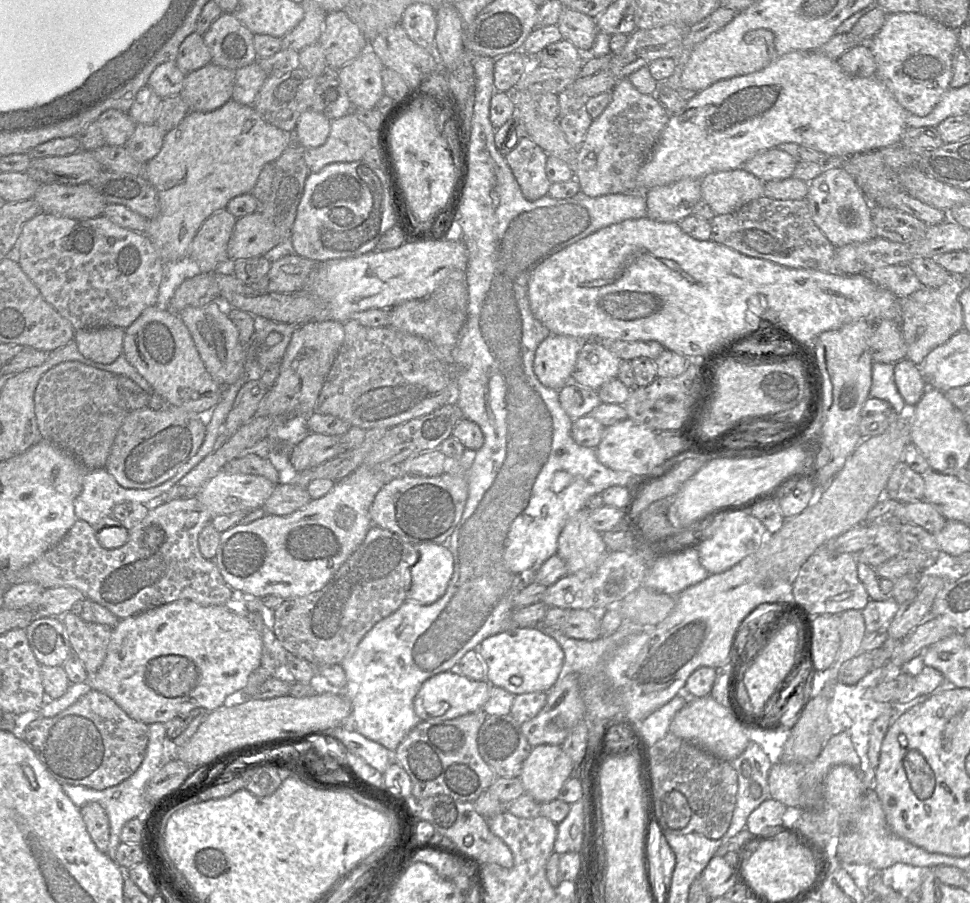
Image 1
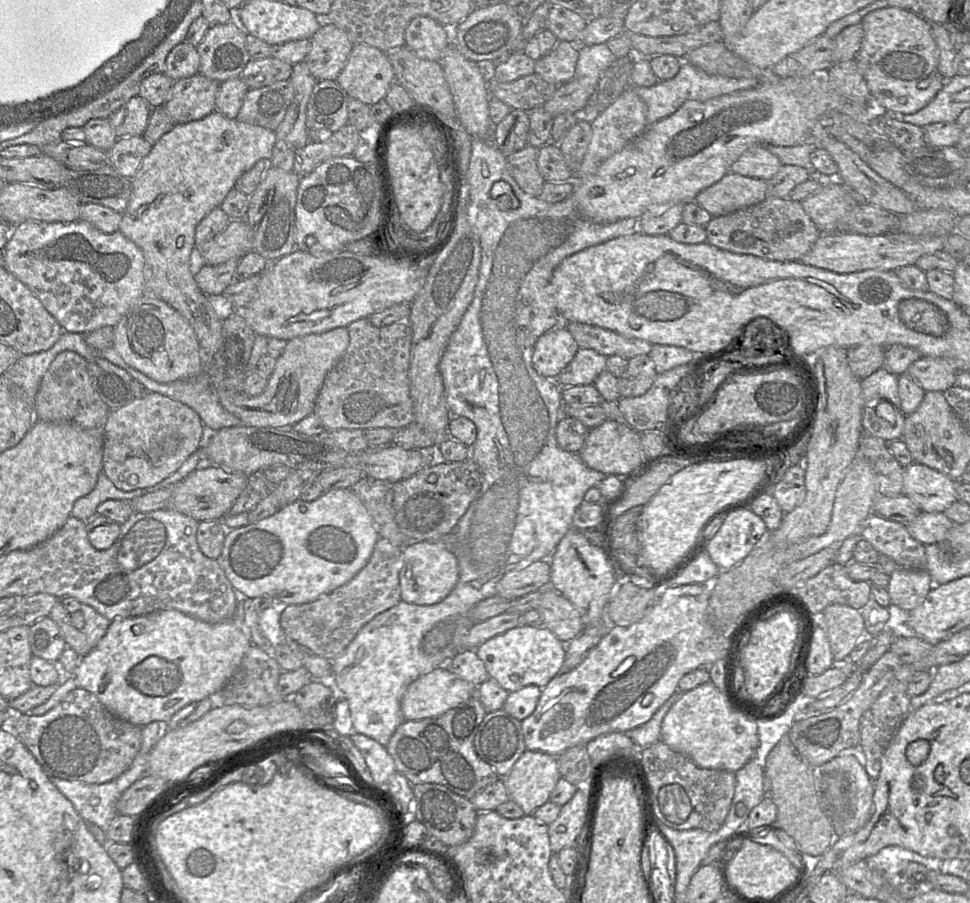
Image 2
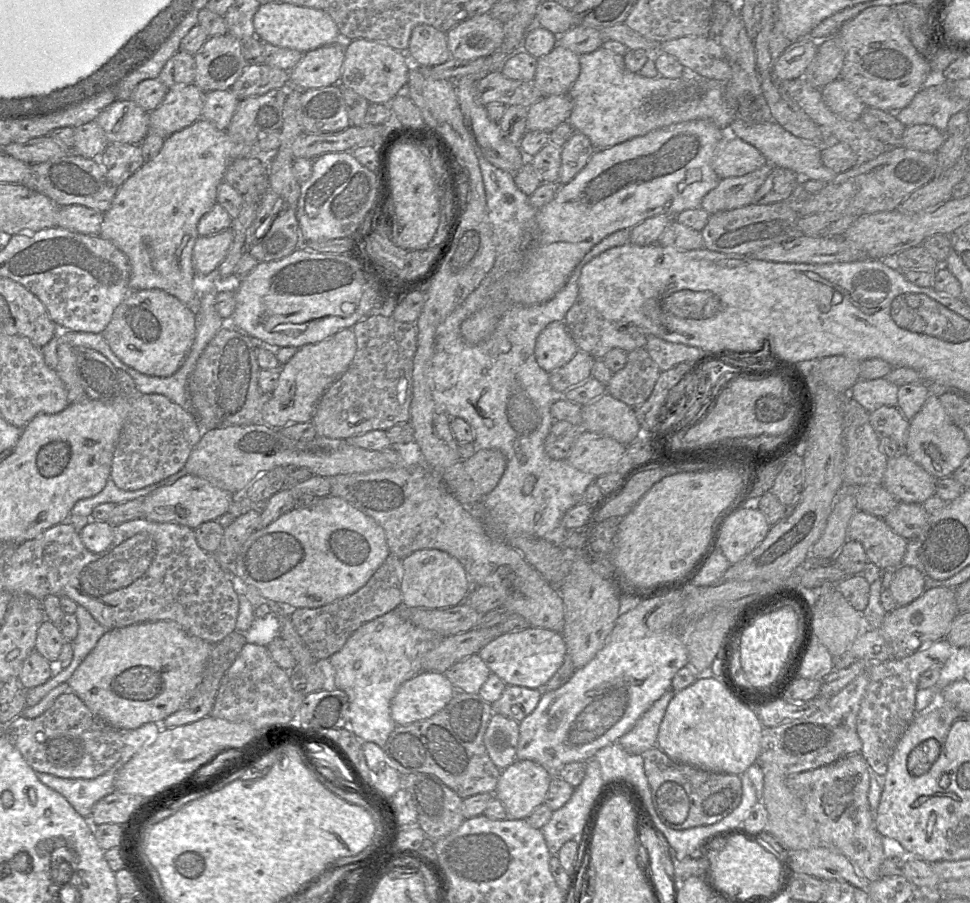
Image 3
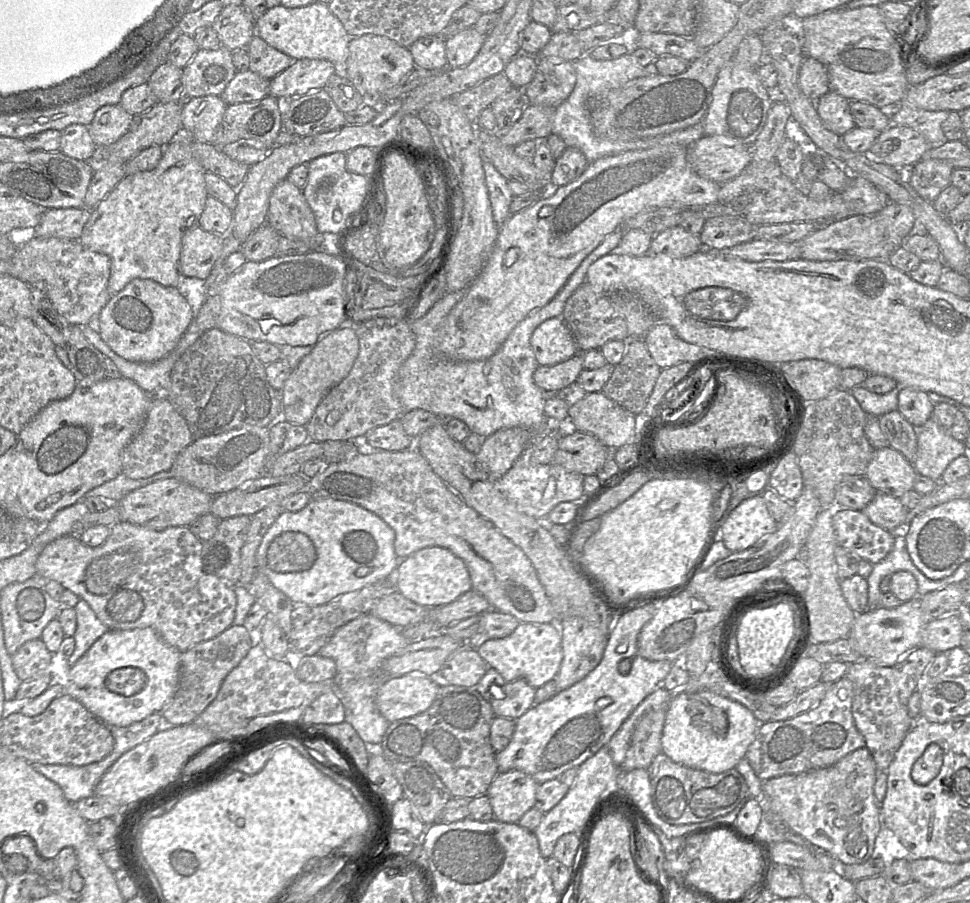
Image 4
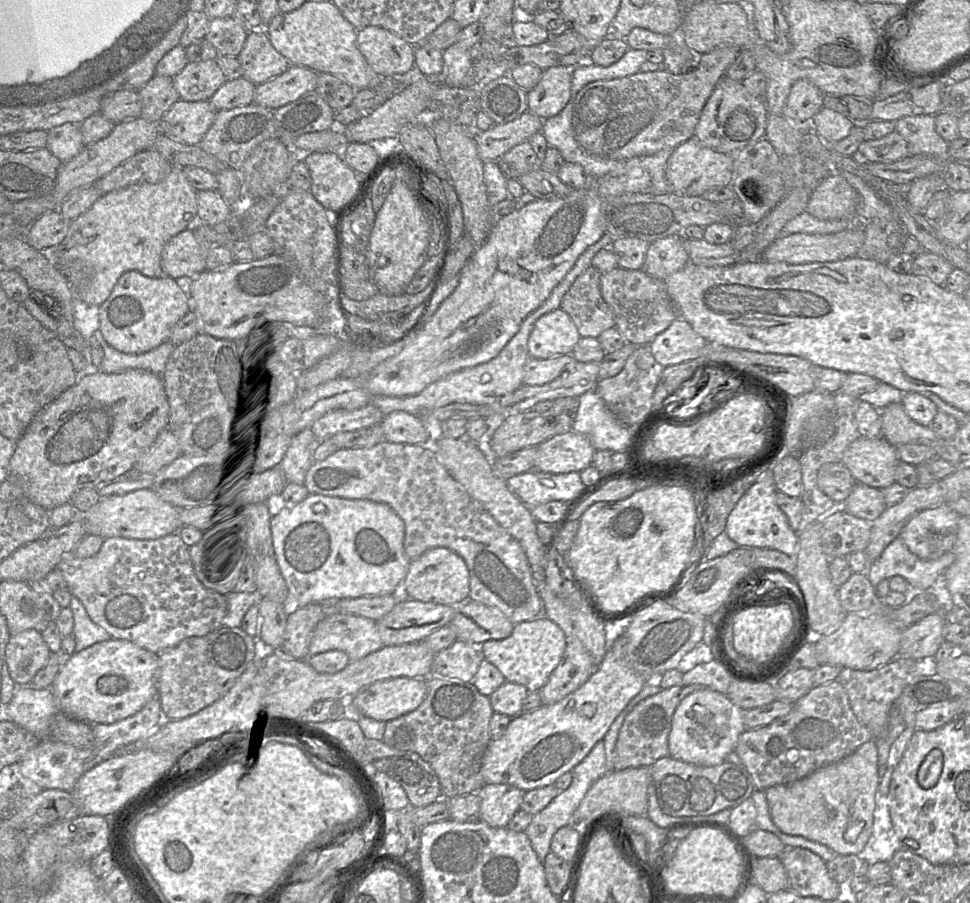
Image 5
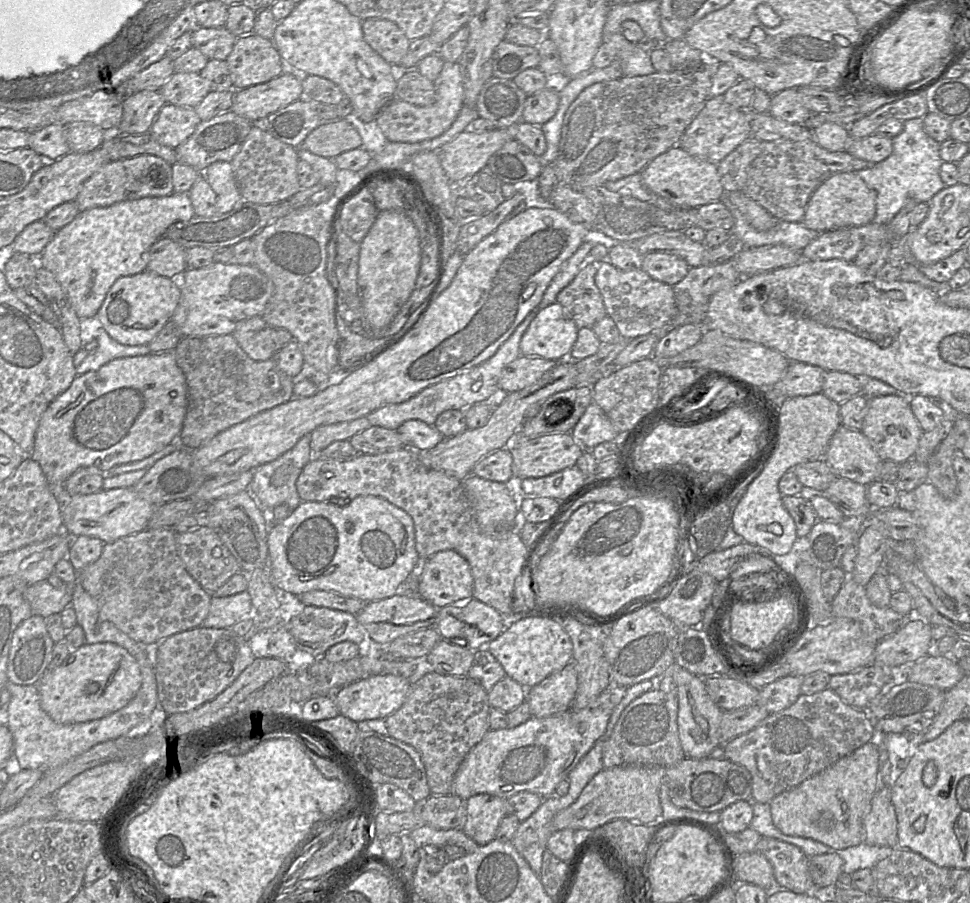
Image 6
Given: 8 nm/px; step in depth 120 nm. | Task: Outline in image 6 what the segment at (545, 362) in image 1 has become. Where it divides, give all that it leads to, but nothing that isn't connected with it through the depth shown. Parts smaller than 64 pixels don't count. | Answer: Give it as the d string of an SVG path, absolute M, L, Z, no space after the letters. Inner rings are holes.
M557 301L540 310L520 341L520 353L553 361L566 360L577 340L575 321Z

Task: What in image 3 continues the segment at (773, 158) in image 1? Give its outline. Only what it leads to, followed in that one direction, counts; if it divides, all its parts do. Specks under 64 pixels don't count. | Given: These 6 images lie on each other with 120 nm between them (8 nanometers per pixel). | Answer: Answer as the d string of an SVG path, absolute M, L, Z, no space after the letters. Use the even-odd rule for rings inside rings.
M726 135L713 159L713 168L720 179L739 177L767 164L764 155L737 136Z

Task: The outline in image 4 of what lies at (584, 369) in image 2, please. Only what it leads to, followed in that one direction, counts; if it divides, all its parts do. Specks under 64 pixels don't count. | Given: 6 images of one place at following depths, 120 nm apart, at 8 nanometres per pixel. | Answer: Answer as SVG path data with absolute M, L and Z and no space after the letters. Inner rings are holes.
M578 352L570 359L556 365L539 365L533 378L536 385L547 395L555 395L561 389L576 382L583 369L582 356Z

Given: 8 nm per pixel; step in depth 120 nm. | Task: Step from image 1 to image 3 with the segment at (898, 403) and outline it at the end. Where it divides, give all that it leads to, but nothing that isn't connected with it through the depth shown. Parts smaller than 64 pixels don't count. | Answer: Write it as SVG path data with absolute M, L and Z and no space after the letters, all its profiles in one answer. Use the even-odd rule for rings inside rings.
M886 378L857 380L851 387L849 396L870 413L883 405L897 406L898 388Z

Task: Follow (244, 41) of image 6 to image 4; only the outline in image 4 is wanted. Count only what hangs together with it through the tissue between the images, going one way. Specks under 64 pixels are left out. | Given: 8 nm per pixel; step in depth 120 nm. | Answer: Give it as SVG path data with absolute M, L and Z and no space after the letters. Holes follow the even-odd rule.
M256 34L246 49L250 58L249 70L268 80L286 70L294 62L292 57L271 47Z

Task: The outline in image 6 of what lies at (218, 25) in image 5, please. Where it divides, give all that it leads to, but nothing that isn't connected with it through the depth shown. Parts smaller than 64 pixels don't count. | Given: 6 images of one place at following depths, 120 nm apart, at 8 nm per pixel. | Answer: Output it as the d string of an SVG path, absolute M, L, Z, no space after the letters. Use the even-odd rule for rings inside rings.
M225 26L196 27L192 31L192 47L200 50L209 60L226 60L237 38Z

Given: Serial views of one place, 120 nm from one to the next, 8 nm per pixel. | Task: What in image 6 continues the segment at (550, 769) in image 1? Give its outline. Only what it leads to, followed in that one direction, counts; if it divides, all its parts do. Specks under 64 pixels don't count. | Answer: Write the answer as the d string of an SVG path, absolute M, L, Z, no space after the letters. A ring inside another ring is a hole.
M486 793L468 798L464 833L479 845L496 839L500 822L506 816L506 800Z

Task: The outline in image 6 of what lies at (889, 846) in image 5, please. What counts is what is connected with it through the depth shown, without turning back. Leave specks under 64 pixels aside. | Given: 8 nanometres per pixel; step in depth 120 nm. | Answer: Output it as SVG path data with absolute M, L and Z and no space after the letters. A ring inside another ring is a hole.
M862 842L858 846L836 850L835 853L843 860L842 872L852 874L860 869L872 869L892 851L891 847L871 846Z

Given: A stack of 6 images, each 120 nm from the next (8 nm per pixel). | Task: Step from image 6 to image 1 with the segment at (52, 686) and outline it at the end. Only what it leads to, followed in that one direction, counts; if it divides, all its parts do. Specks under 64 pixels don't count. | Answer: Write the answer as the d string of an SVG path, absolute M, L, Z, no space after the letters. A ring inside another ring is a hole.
M183 599L162 604L137 615L120 619L113 628L106 657L101 667L94 673L89 673L85 681L92 690L100 691L113 699L131 718L147 725L152 723L166 723L178 716L188 716L194 709L211 712L220 706L235 701L242 695L242 690L250 674L260 667L262 657L262 639L259 632L252 625L248 617L239 615L231 610L230 605L201 605L194 601Z

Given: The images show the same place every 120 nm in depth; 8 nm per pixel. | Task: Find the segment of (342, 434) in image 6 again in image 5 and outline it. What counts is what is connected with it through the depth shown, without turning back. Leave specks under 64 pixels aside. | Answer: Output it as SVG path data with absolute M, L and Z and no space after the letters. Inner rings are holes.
M371 404L356 411L339 410L318 419L310 428L315 439L323 442L342 432L355 432L378 426L385 416Z

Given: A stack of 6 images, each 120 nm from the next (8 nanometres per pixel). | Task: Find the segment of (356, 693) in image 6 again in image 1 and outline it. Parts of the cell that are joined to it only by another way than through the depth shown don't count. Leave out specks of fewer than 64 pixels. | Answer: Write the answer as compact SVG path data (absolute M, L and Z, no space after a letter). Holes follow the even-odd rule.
M441 672L427 679L414 698L414 710L421 721L447 720L483 709L490 696L491 685L485 680L473 680L460 673Z

